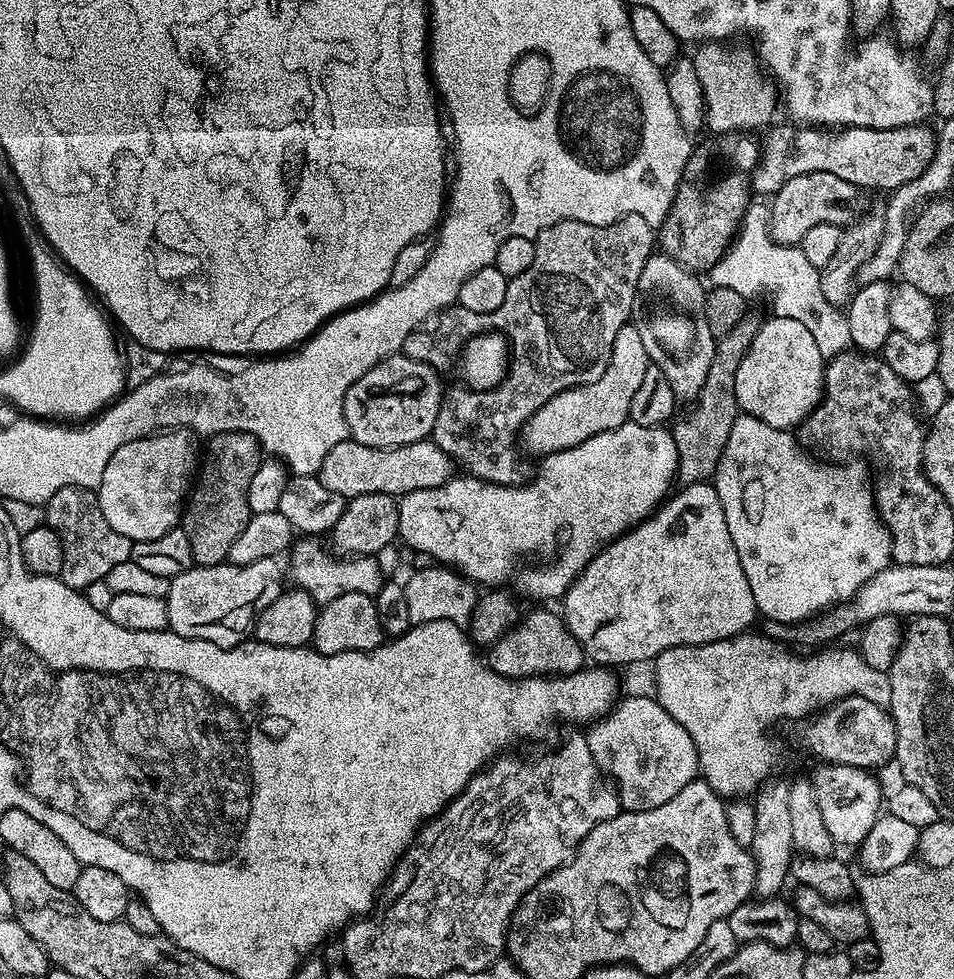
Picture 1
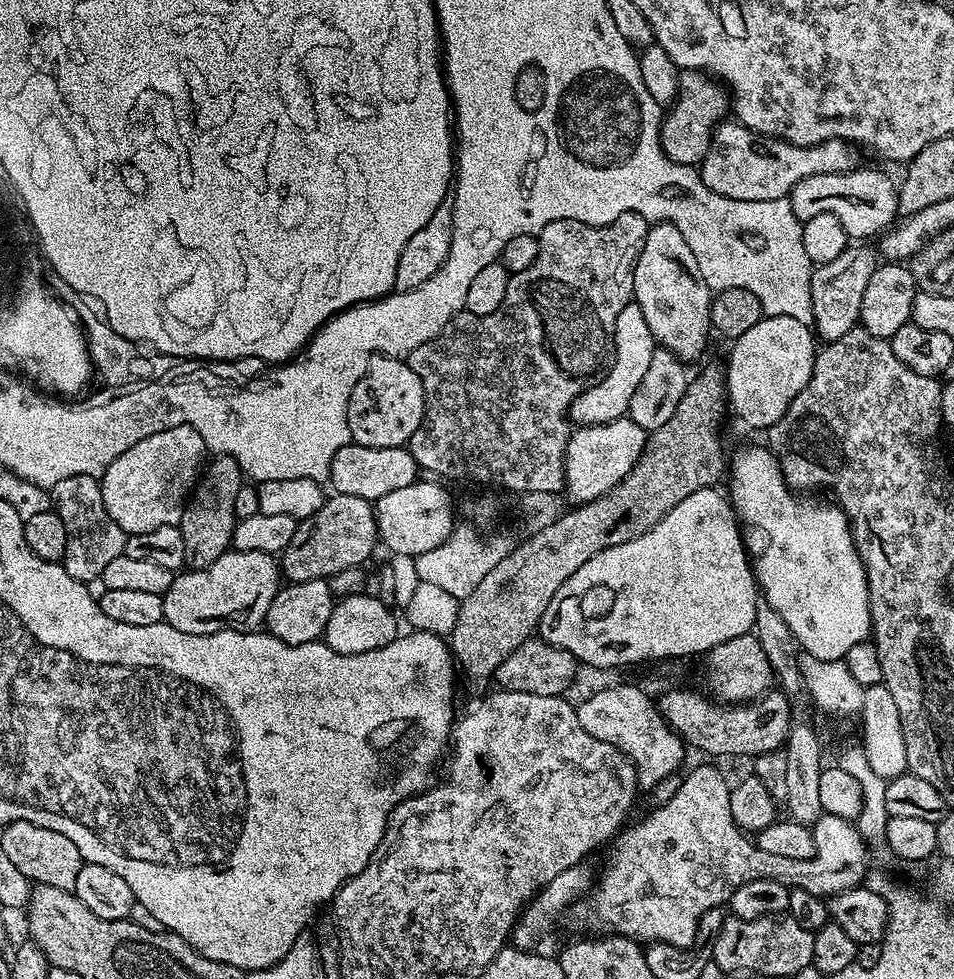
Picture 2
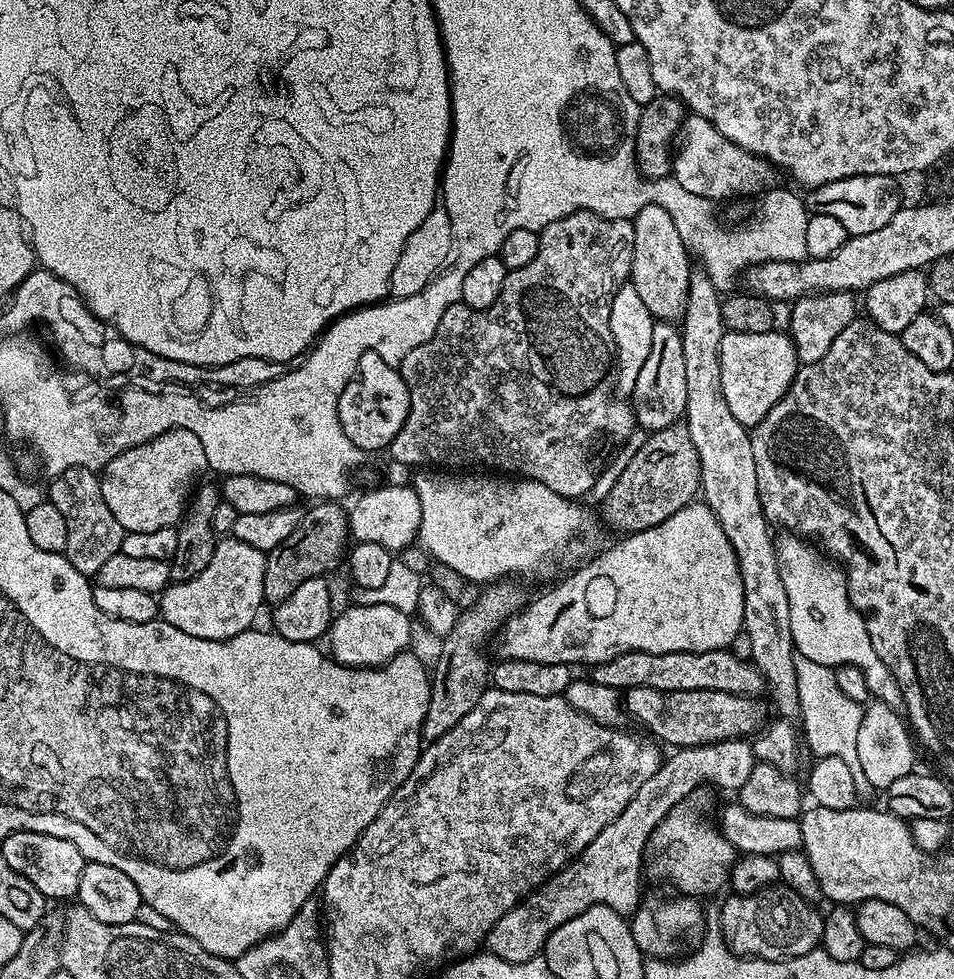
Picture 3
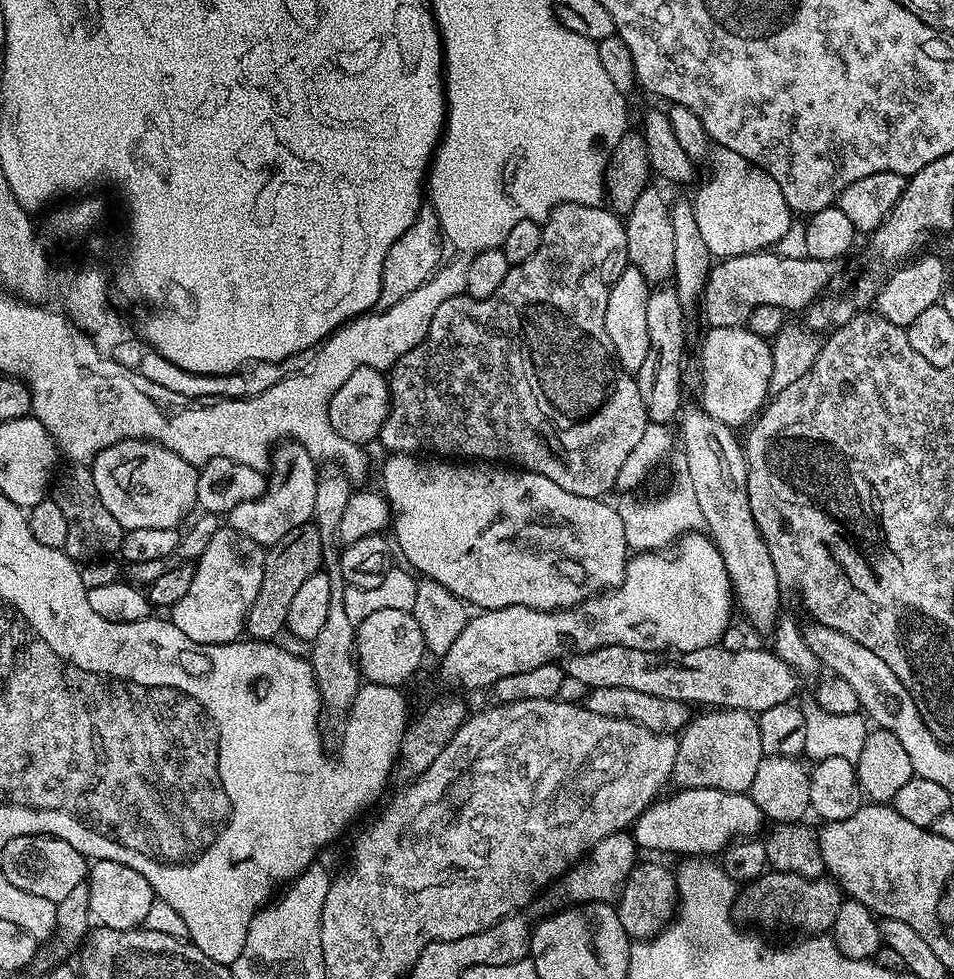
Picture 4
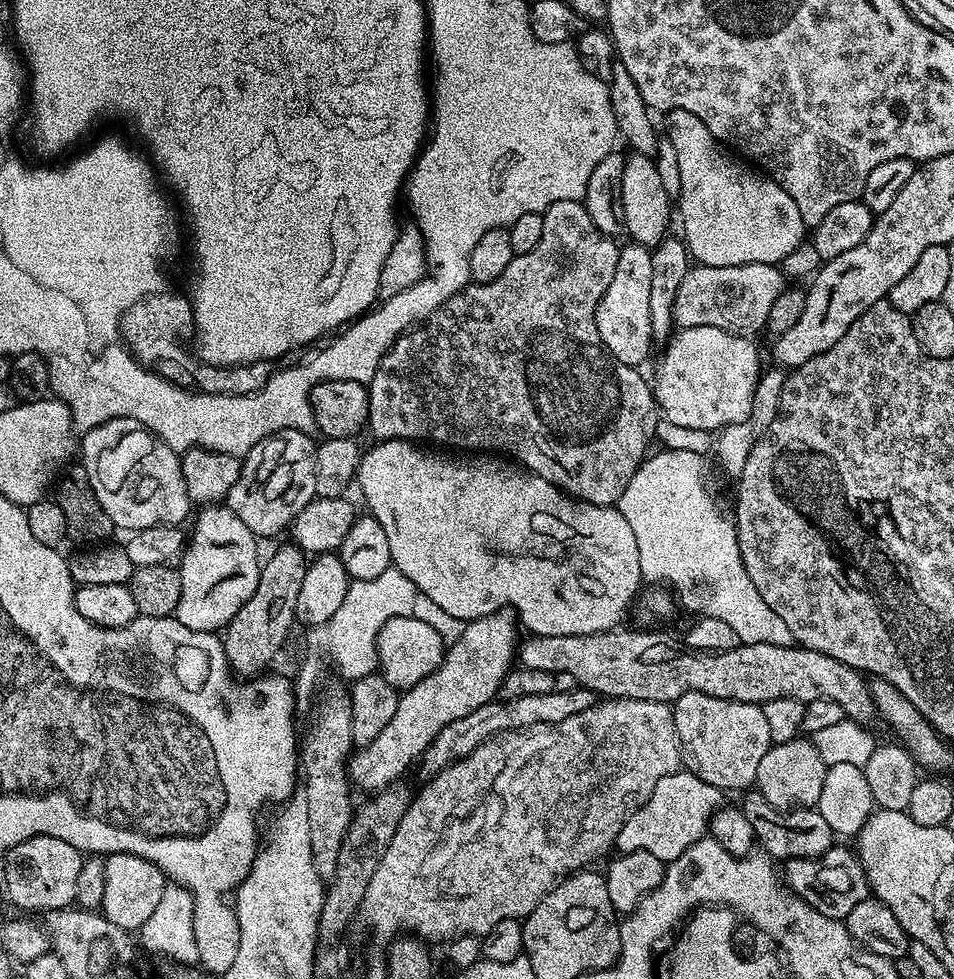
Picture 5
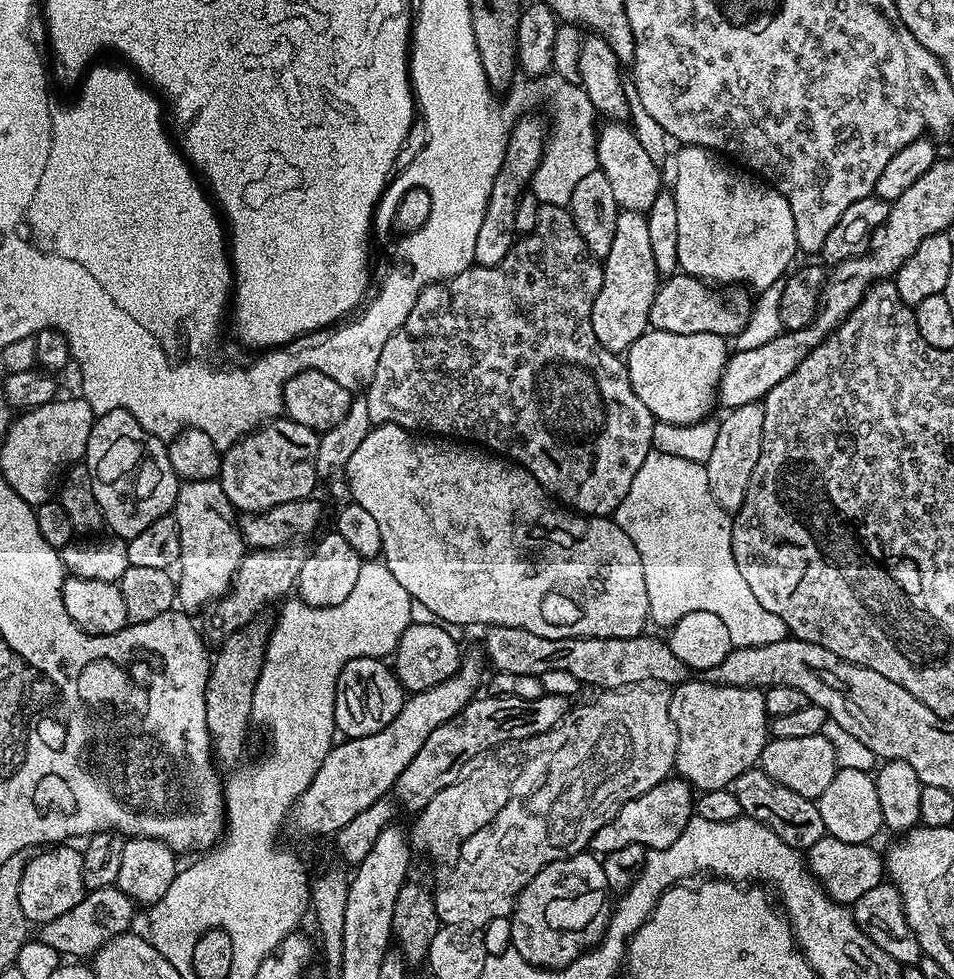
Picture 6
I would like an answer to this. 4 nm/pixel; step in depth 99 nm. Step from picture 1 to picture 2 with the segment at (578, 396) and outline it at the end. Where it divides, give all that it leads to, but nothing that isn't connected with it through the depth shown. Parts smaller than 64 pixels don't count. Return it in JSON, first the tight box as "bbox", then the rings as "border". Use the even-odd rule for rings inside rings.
{"bbox":[568,302,658,426],"border":[[[635,302],[628,304],[622,314],[618,314],[618,322],[614,326],[614,346],[616,355],[608,375],[594,386],[590,386],[568,408],[568,419],[576,426],[605,424],[627,417],[630,398],[634,398],[634,390],[638,390],[642,377],[650,366],[650,358],[654,358],[654,350],[658,347],[650,334],[650,326],[646,326],[646,318],[642,318],[642,310]]]}

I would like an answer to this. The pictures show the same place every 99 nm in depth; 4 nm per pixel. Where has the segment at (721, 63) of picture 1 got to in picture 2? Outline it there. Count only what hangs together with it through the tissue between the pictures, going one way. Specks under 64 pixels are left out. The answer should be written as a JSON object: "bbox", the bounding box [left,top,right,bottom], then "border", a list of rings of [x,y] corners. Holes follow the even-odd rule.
{"bbox":[660,69,730,165],"border":[[[683,69],[680,72],[680,89],[660,125],[660,147],[666,155],[679,164],[699,165],[712,145],[716,125],[730,112],[730,93],[719,80],[707,72]],[[669,111],[669,112],[668,112]]]}

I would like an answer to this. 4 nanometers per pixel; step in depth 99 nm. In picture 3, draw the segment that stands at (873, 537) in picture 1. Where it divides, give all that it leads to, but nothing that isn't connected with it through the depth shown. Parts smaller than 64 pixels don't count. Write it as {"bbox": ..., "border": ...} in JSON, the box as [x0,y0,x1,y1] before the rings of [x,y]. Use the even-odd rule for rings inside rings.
{"bbox":[775,534,903,710],"border":[[[784,534],[781,540],[779,537],[775,541],[778,570],[782,578],[782,586],[786,586],[786,598],[790,602],[790,634],[794,638],[797,653],[814,662],[822,662],[822,666],[833,670],[840,668],[843,664],[858,666],[858,670],[862,670],[862,674],[866,674],[866,686],[872,700],[880,700],[897,710],[903,709],[902,690],[898,686],[894,674],[890,674],[886,662],[882,662],[882,658],[878,658],[878,650],[874,650],[874,642],[870,642],[867,619],[864,613],[852,607],[848,597],[848,577],[844,575],[843,567],[837,566],[831,559],[821,555],[819,551],[816,553],[808,544],[811,543],[807,539],[795,534]]]}

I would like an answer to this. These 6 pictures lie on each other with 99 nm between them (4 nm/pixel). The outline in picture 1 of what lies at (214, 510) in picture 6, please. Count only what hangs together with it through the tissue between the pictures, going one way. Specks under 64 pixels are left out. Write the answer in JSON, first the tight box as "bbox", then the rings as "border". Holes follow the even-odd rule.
{"bbox":[168,558,282,648],"border":[[[262,558],[262,562],[250,562],[249,564],[215,564],[201,568],[193,566],[182,574],[171,577],[168,601],[168,628],[180,636],[191,640],[205,640],[214,642],[223,648],[234,648],[249,639],[250,633],[255,629],[258,614],[274,602],[282,591],[280,585],[280,563],[276,558]]]}

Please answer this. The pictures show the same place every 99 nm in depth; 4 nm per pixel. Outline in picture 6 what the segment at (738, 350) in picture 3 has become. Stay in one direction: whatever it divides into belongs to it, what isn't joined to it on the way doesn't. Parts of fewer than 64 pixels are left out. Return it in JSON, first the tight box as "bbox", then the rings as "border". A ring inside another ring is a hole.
{"bbox":[626,328,730,424],"border":[[[652,328],[643,332],[626,353],[630,386],[657,421],[694,424],[709,415],[717,403],[720,379],[730,357],[730,344],[718,334],[670,334]]]}

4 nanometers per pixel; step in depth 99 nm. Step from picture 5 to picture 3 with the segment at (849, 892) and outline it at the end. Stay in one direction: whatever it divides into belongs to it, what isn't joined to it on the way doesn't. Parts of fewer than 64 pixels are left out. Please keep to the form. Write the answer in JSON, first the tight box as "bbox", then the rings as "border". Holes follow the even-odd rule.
{"bbox":[720,886,824,960],"border":[[[783,886],[763,888],[749,896],[728,894],[720,908],[720,937],[737,956],[758,960],[792,960],[821,947],[824,912]]]}

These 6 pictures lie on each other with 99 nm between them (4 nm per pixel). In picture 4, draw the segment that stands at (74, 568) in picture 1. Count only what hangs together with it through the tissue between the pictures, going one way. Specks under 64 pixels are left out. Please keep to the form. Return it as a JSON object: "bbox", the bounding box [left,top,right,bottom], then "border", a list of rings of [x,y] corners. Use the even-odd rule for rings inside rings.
{"bbox":[50,462,126,562],"border":[[[76,462],[68,467],[72,468],[66,469],[65,472],[63,469],[59,473],[50,492],[50,499],[66,517],[68,533],[64,551],[70,559],[77,562],[89,562],[107,557],[109,555],[107,552],[115,553],[119,549],[126,529],[118,522],[118,518],[114,518],[114,514],[110,514],[110,510],[106,510],[102,498],[98,498],[91,467],[84,462]]]}

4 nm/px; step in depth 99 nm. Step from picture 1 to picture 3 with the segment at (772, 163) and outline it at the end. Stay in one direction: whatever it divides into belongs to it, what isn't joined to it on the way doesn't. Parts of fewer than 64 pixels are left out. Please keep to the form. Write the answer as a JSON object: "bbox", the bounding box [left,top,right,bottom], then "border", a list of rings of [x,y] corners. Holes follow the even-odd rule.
{"bbox":[670,115,773,202],"border":[[[694,115],[685,119],[670,160],[670,175],[678,182],[678,186],[690,190],[690,194],[698,194],[698,198],[713,202],[740,196],[743,192],[763,193],[773,187],[772,172],[773,165],[768,161],[753,152],[742,150],[742,146],[730,142],[730,138],[718,134],[718,130],[714,130],[706,118]]]}

